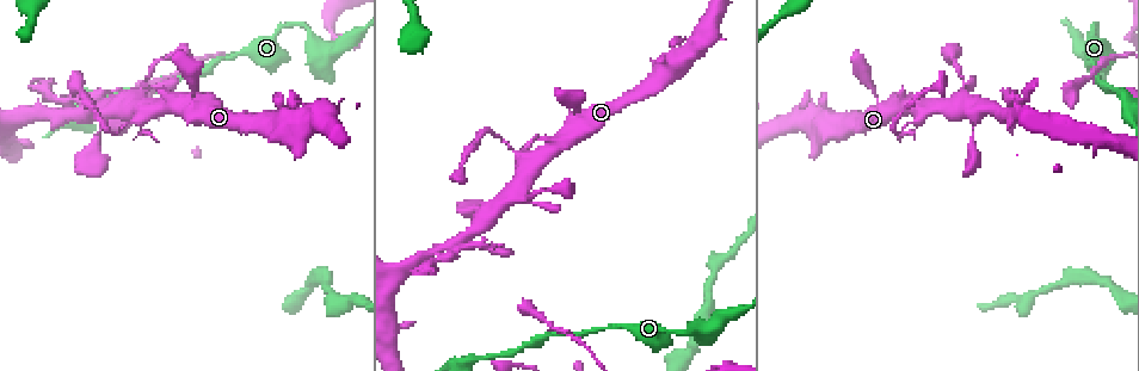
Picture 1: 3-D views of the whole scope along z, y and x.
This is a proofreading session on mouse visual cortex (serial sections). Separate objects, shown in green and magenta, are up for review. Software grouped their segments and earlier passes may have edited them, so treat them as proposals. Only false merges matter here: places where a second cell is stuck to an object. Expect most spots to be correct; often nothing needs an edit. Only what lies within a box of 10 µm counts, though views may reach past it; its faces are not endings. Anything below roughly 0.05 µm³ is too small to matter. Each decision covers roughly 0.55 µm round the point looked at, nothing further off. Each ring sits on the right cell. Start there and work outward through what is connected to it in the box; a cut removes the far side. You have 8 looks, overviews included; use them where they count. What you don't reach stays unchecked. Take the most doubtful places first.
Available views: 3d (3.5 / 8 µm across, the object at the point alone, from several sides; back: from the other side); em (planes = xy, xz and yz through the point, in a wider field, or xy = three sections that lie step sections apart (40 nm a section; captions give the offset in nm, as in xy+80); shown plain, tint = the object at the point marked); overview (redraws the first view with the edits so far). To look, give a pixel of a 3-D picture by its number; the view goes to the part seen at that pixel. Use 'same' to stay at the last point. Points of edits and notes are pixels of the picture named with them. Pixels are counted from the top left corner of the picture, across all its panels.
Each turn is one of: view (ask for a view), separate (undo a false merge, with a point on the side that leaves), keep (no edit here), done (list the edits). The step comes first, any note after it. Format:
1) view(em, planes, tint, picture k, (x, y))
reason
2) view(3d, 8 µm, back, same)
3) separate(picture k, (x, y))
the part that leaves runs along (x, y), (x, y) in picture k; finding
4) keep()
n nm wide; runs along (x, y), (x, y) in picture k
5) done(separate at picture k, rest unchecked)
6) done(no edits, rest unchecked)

view(3d, 3.5 µm, picture 1, (897, 133))
sudden change in width

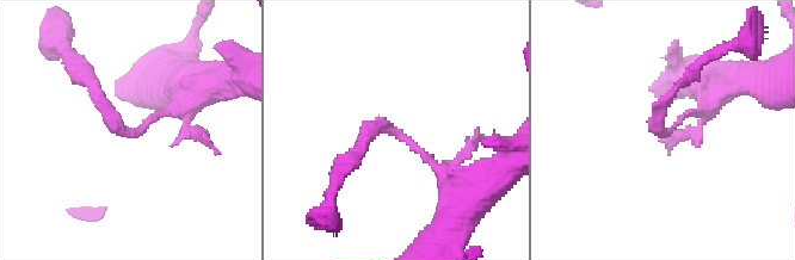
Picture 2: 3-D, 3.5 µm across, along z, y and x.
view(em, planes, tint, picture 2, (667, 128))
shape alone is not enough

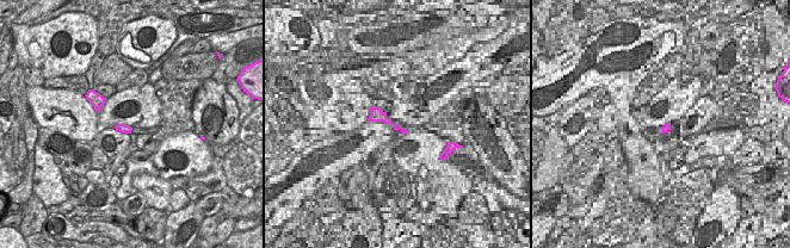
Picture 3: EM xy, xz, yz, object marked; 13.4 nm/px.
keep()
arms of 150, 200 nm; runs along (462, 180), (384, 125), (359, 149) in picture 2; continuous, no second cell

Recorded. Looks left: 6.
view(3d, 3.5 µm, picture 1, (526, 198))
thick turns thin

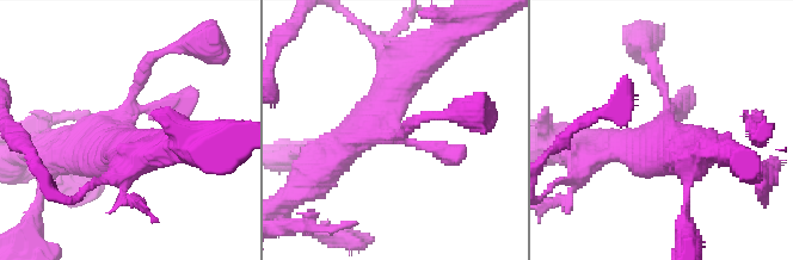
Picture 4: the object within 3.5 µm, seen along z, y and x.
view(em, xy, step 5, tint, picture 4, (127, 112))

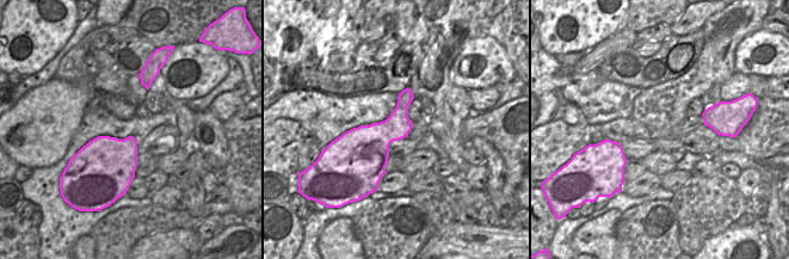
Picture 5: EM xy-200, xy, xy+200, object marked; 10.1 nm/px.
keep()
runs along (618, 143), (645, 147), (667, 117), (645, 51) in picture 4; all the same cell

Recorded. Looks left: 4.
view(3d, 3.5 µm, picture 1, (298, 25))
sharp bend

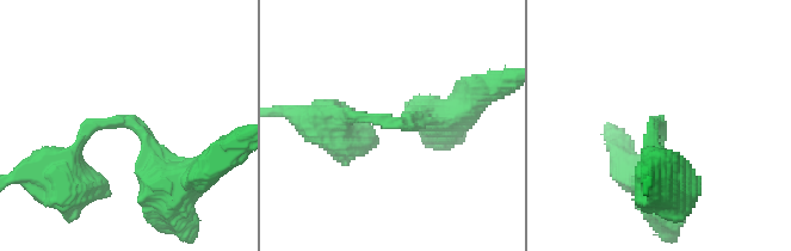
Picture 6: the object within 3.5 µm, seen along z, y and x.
view(em, xy, step 5, tint, picture 6, (655, 123))
arms of 200, 300 nm; now the EM

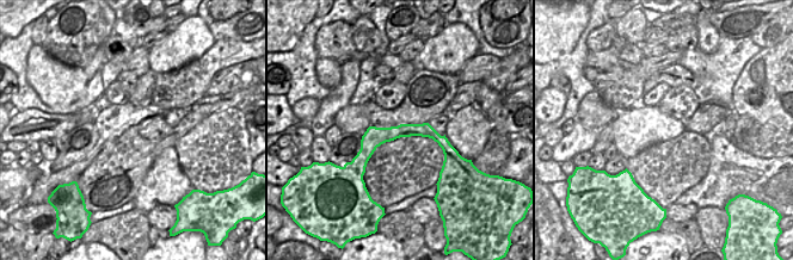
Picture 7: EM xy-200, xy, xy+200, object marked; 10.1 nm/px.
view(em, xy, step 3, tint, same)

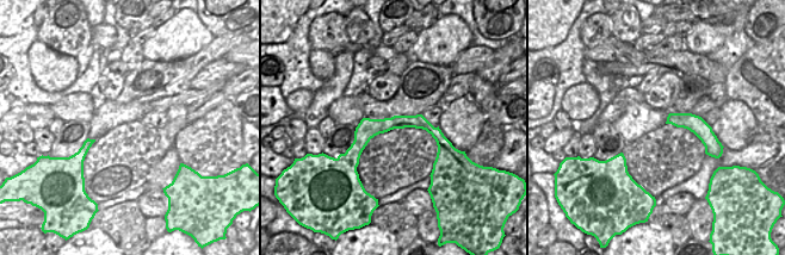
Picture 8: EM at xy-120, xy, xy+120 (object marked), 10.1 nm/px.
keep()
190 nm wide; runs along (61, 169), (93, 124), (130, 121), (167, 179) in picture 6; continuous, no second cell

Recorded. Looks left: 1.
done(no edits, rest unchecked)

